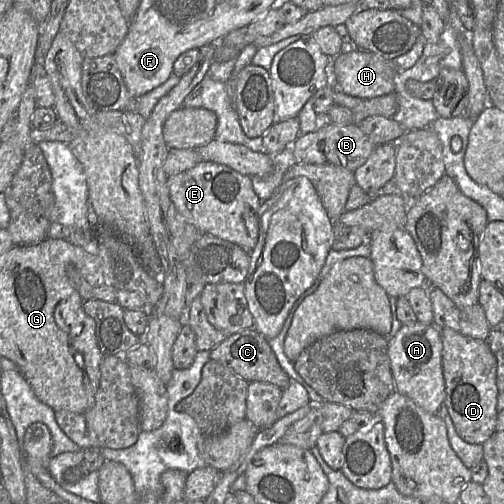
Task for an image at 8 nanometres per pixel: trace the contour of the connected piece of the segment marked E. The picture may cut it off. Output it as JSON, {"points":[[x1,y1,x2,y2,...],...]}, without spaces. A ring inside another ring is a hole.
{"points":[[201,161,191,169,167,177,170,199,177,212,201,233,239,245,251,252,259,235,259,209,262,200,253,190,250,176,223,164]]}

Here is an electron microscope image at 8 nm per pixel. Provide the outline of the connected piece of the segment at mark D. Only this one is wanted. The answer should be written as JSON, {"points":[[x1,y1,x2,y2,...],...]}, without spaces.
{"points":[[452,328,440,329,442,370,445,380,444,405,458,435,467,443,483,444,497,430,497,360,487,341,473,339]]}

